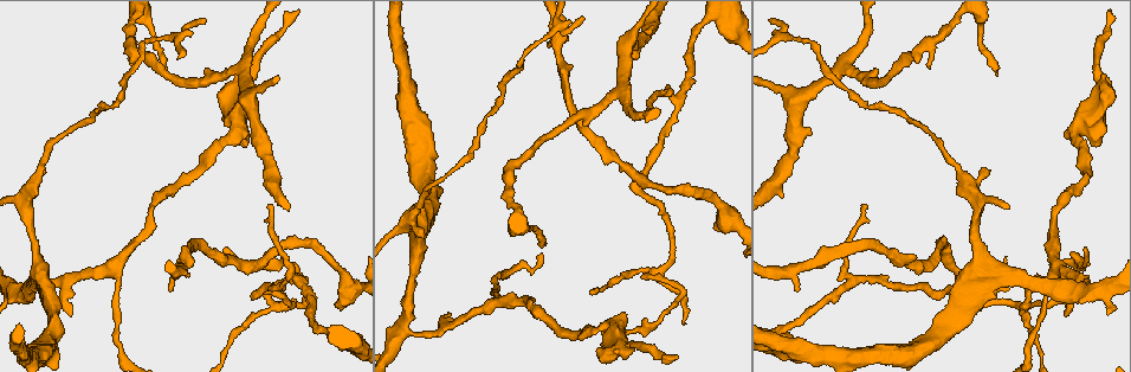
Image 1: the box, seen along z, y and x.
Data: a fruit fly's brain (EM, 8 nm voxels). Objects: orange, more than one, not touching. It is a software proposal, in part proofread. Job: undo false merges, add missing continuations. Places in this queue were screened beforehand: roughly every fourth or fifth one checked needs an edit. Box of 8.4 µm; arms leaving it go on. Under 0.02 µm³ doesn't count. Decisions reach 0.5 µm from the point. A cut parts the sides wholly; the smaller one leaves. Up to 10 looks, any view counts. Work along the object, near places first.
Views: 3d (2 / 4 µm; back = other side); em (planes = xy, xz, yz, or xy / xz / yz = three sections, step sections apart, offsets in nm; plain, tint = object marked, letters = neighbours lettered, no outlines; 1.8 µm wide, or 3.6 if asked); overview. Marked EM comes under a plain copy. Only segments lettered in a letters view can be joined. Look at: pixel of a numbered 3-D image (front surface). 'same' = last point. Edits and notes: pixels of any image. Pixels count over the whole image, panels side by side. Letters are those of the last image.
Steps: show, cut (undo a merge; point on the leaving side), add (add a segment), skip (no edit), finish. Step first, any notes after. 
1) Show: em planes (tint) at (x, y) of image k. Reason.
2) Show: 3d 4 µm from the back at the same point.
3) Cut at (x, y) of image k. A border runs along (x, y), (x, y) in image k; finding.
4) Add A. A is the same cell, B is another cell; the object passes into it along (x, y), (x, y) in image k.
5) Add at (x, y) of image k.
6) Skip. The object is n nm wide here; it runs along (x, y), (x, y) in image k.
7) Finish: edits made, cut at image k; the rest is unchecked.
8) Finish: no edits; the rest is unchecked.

Show: em planes (letters) at (990, 171) of image 1. Branch stops here.

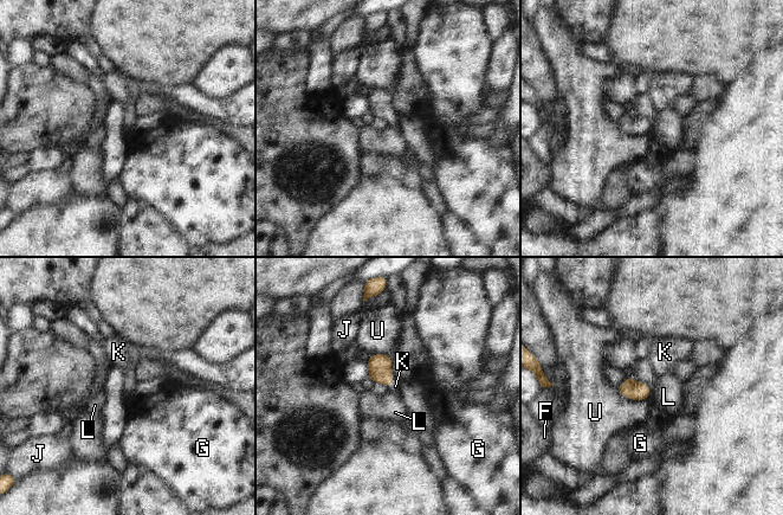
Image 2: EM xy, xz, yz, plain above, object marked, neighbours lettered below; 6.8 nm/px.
Add K. The object is 130 nm wide here; K is the same cell, F, G, J, L and U are other cells; the object passes into it along (631, 388), (649, 390), (662, 355) in image 2; it goes on there.

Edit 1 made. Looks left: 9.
Show: overview.

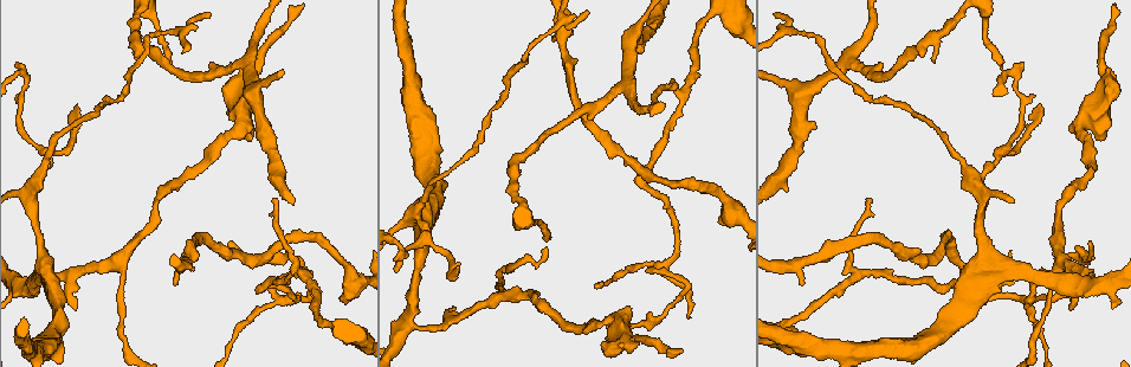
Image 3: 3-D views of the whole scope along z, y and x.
Show: em xy step 8 (tint) at (1001, 68) of image 3. Branch stops here.

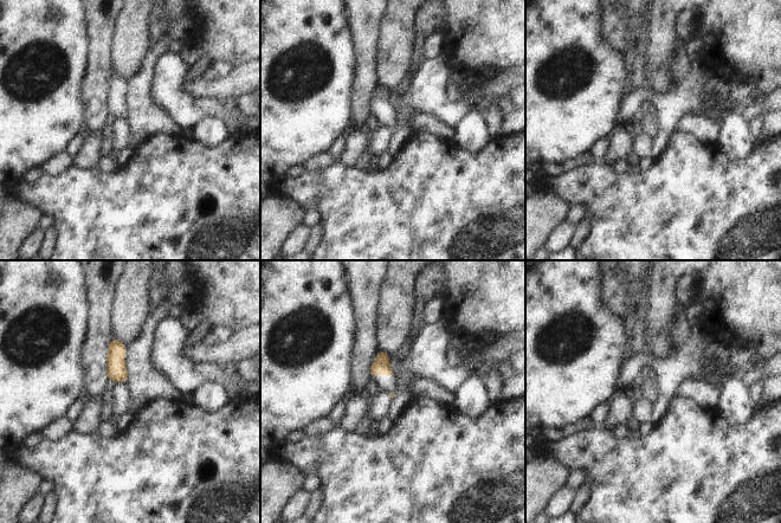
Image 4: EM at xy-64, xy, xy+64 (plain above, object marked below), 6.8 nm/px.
Show: em planes (letters) at the same point. Another direction.

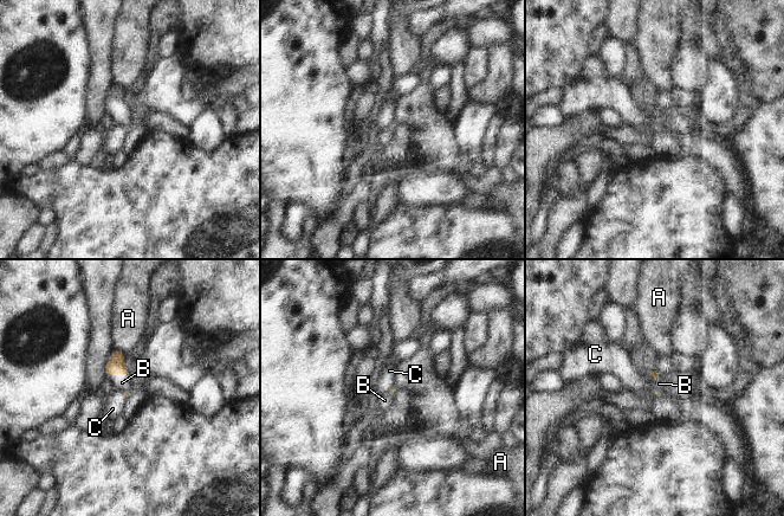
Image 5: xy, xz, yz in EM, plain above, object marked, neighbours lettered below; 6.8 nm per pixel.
Add B. B is the same cell, A and C are other cells; the object passes into it along (115, 366), (116, 373), (122, 382) in image 5; it goes on there.

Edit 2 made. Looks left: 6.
Show: overview. Redraw.

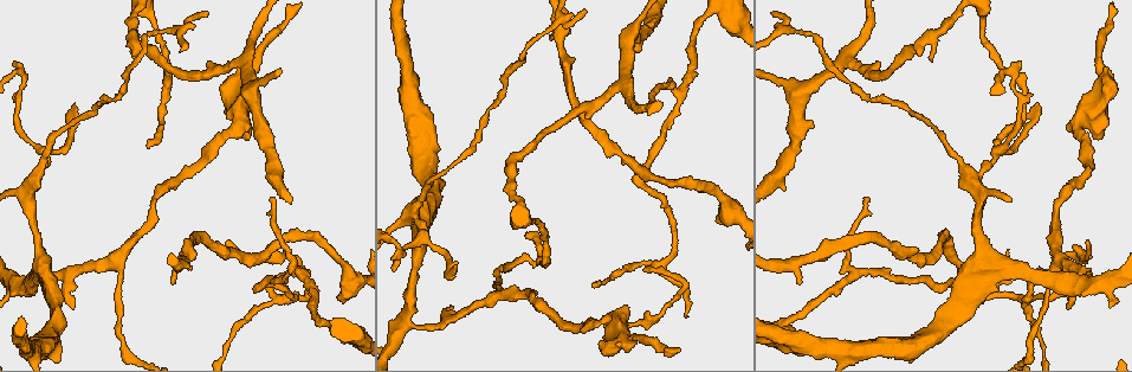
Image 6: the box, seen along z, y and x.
Show: 3d 2 µm at (1079, 127) of image 6. Thick turns thin.

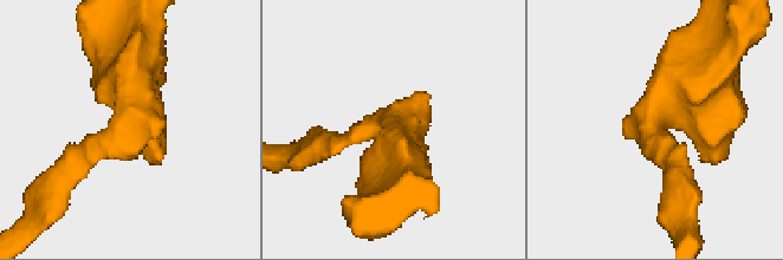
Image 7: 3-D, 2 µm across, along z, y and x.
Show: em xy step 16 (letters) at (399, 121) of image 7.

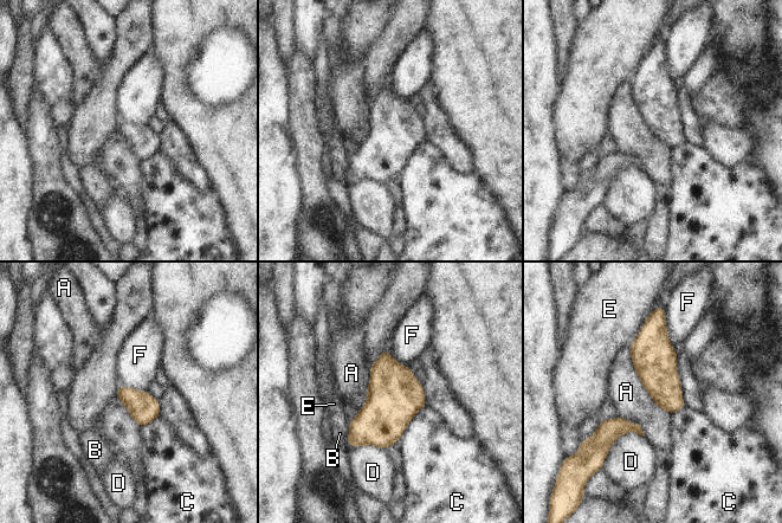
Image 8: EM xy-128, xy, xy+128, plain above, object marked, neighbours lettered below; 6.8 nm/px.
Skip. A, B, C, D, E and F are other cells; a border runs along (628, 346), (644, 388), (670, 414) in image 8; all the same neuron.

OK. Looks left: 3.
Show: em xz step 4 (tint) at (237, 63) of image 6. Branch point.

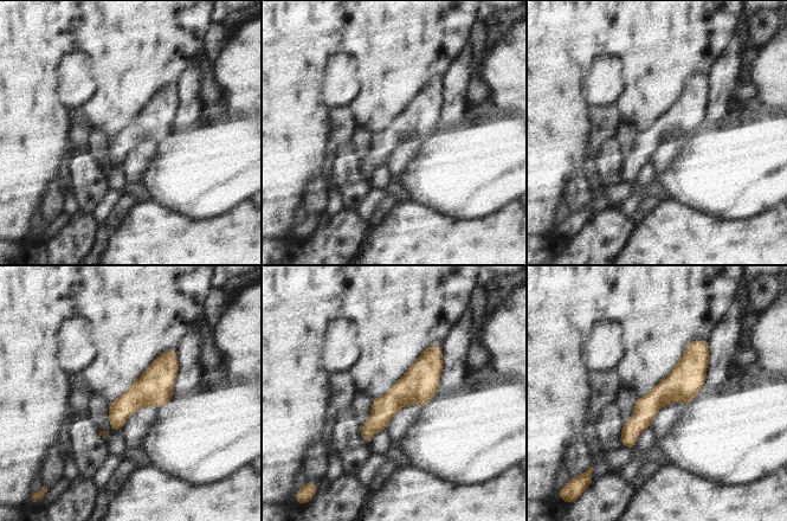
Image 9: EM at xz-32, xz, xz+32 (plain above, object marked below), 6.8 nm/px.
Show: em planes (letters) at the same point. Another direction.

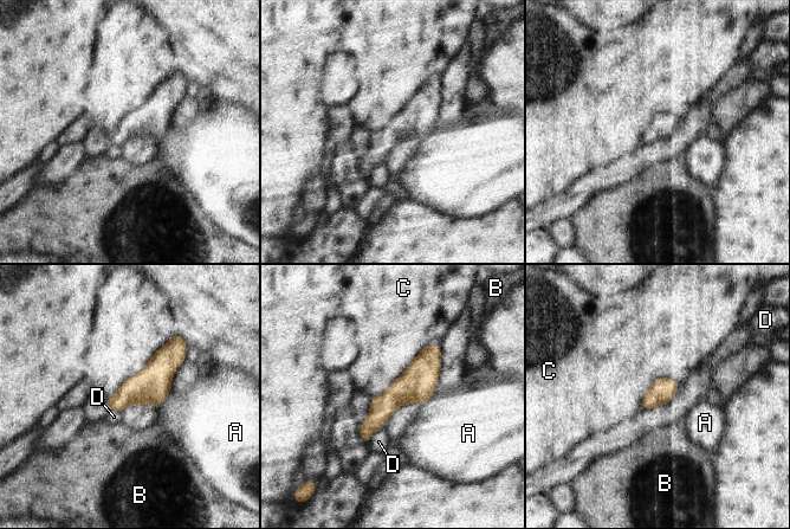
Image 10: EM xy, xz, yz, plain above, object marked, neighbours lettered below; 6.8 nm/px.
Skip. The object is 170 nm wide here; A, B, C and D are other cells; a border runs along (439, 343), (428, 343), (390, 384) in image 10; continuous, no second neuron.

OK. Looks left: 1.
Finish: edits made, add at image 2, add at image 5; the rest is unchecked.

